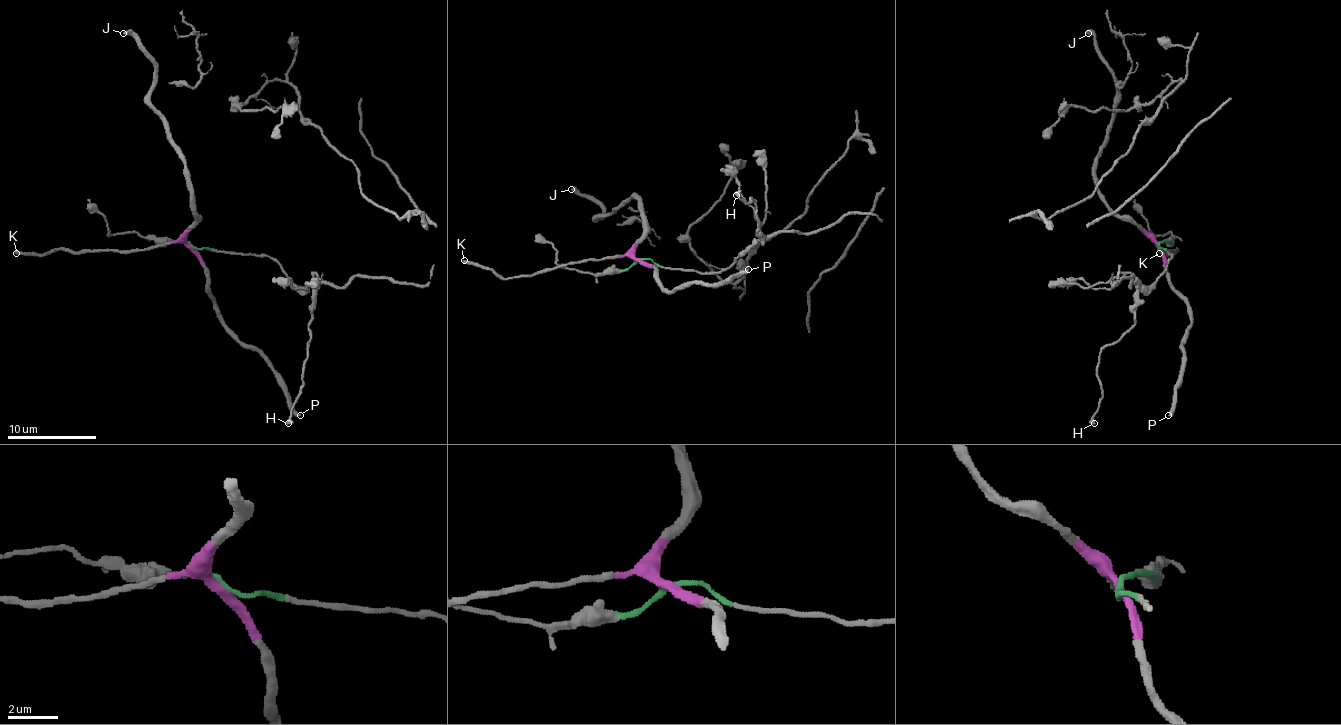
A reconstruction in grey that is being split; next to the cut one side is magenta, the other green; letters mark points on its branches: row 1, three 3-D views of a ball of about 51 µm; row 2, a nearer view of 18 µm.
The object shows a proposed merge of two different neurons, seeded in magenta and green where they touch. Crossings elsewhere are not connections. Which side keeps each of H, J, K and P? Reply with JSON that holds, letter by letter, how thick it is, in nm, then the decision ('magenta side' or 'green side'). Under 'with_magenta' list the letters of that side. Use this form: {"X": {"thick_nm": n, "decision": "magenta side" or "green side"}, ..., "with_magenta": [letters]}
{"H": {"thick_nm": 340, "decision": "green side"}, "J": {"thick_nm": 400, "decision": "magenta side"}, "K": {"thick_nm": 300, "decision": "magenta side"}, "P": {"thick_nm": 320, "decision": "magenta side"}, "with_magenta": ["J", "K", "P"]}

